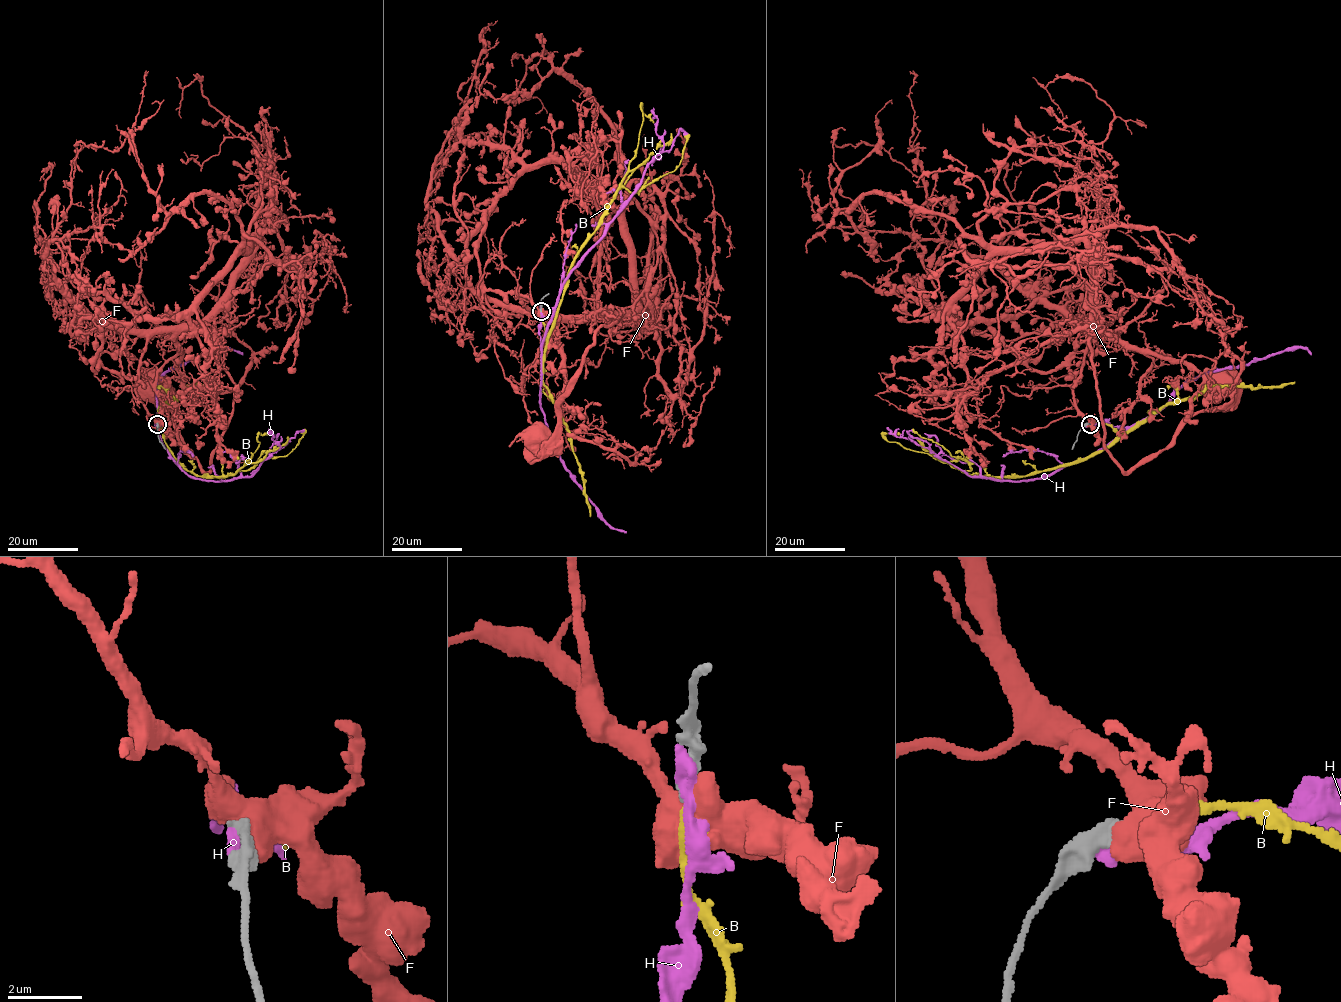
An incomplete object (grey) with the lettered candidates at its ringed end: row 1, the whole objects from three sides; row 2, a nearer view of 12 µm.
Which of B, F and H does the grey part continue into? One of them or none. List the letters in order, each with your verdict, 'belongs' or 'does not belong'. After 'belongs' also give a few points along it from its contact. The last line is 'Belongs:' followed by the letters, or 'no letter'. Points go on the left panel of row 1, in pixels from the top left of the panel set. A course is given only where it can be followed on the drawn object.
B: belongs; it runs (157, 423), (161, 423), (162, 435), (175, 458), (197, 476), (233, 475), (256, 450), (259, 434), (270, 434)
F: does not belong
H: does not belong
Belongs: B

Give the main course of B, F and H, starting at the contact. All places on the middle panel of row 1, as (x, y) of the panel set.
B: (541, 311), (546, 339), (569, 268), (583, 242), (595, 230), (638, 145), (642, 106), (653, 123)
F: (541, 309), (519, 295), (541, 315), (618, 319), (596, 332), (562, 394), (555, 446), (544, 454), (533, 438)
H: (541, 308), (541, 343), (561, 285), (662, 151), (654, 109)

